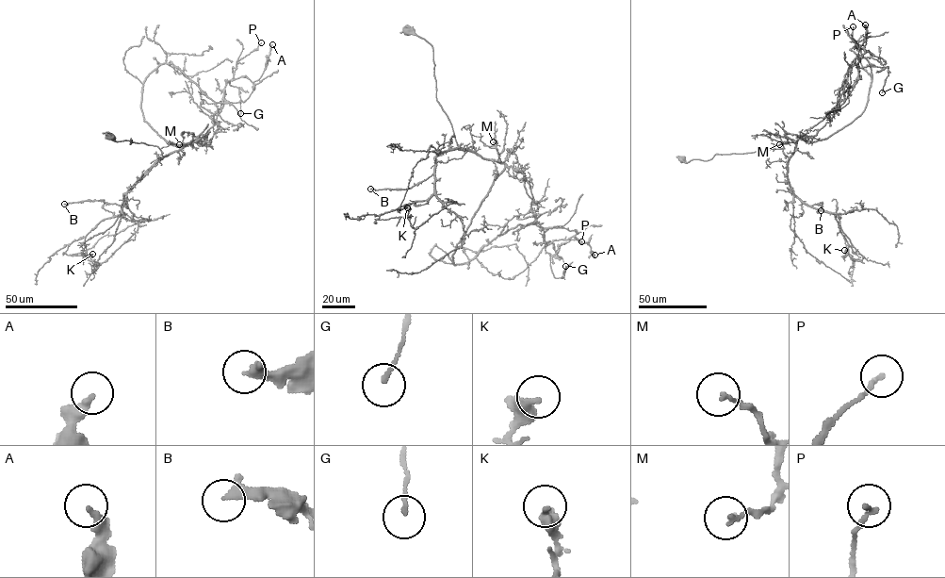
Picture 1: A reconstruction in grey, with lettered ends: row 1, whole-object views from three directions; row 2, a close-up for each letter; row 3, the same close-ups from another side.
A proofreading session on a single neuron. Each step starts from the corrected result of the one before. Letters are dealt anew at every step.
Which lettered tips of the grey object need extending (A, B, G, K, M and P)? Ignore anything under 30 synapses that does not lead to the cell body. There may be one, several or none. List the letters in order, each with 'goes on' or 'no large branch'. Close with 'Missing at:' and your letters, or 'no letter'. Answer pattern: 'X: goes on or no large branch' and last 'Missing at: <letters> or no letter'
A: no large branch
B: goes on
G: no large branch
K: no large branch
M: no large branch
P: no large branch
Missing at: B

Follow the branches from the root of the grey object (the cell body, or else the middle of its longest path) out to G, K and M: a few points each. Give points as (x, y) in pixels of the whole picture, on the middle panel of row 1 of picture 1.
G: (408, 30), (431, 46), (436, 100), (457, 143), (521, 172), (544, 231), (553, 275), (562, 277), (565, 266)
K: (408, 30), (431, 46), (436, 100), (457, 143), (475, 151), (442, 152), (434, 191), (397, 209), (407, 207)
M: (408, 30), (431, 46), (436, 100), (457, 143), (496, 160), (493, 141)

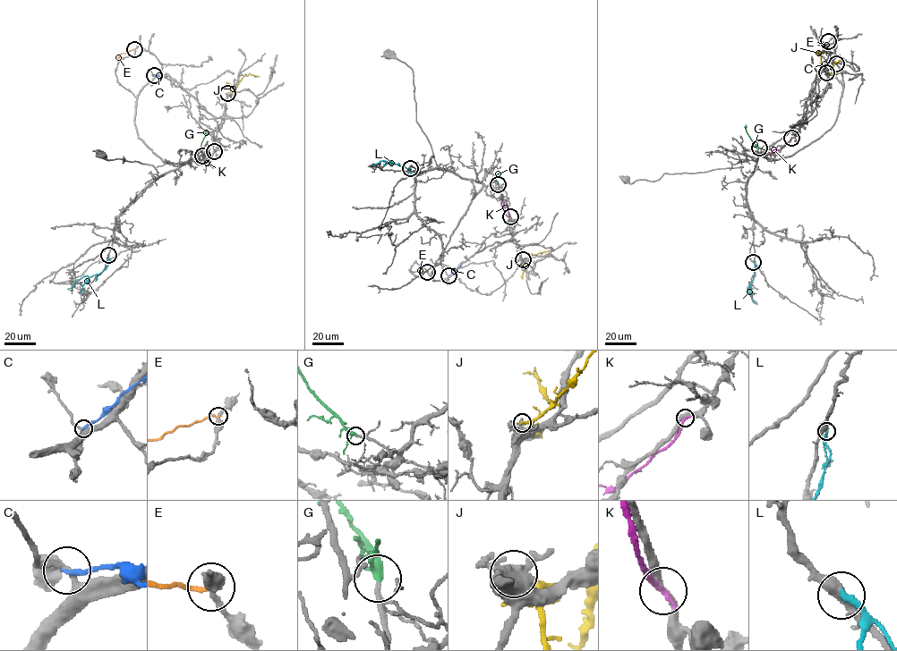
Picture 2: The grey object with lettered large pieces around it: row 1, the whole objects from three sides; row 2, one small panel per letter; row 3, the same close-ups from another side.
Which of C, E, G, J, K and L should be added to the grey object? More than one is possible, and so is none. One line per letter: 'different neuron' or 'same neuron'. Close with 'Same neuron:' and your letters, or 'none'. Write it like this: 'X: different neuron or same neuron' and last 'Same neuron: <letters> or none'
C: different neuron
E: different neuron
G: same neuron
J: different neuron
K: different neuron
L: different neuron
Same neuron: G

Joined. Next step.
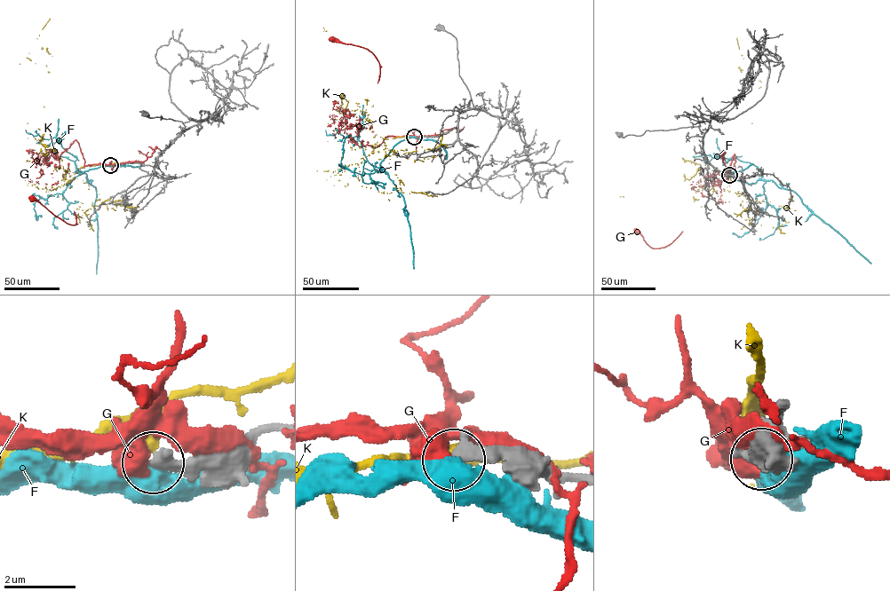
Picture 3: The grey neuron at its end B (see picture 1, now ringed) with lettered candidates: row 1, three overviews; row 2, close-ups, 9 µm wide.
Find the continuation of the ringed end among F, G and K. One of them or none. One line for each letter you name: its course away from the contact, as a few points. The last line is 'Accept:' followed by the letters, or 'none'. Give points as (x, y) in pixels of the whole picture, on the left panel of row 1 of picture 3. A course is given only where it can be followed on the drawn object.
Accept: none

